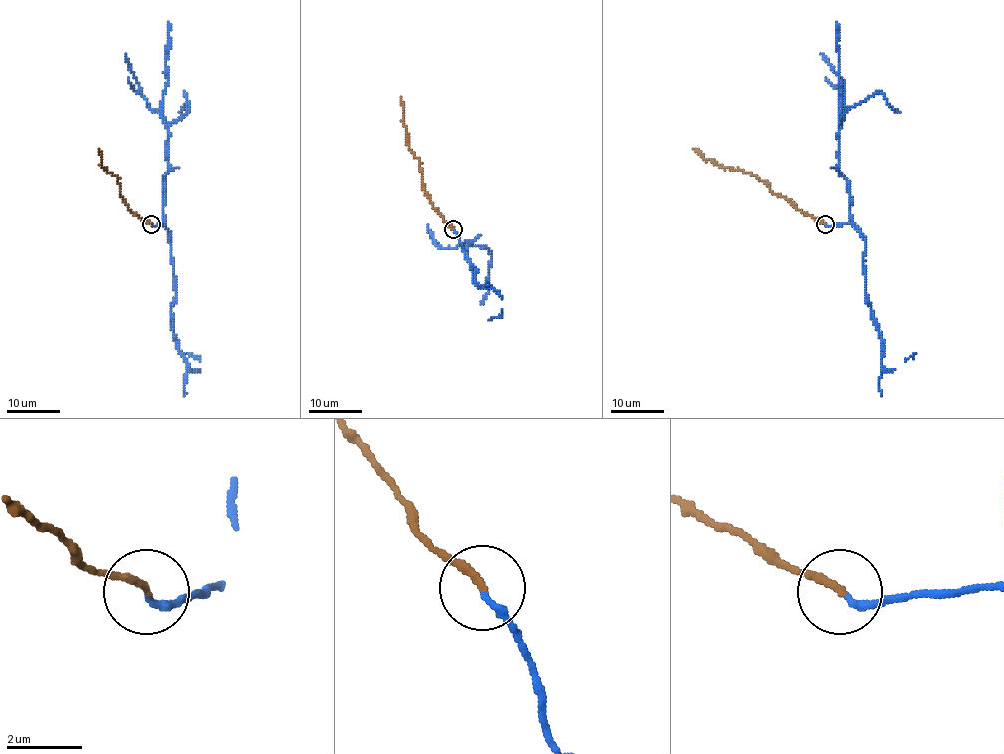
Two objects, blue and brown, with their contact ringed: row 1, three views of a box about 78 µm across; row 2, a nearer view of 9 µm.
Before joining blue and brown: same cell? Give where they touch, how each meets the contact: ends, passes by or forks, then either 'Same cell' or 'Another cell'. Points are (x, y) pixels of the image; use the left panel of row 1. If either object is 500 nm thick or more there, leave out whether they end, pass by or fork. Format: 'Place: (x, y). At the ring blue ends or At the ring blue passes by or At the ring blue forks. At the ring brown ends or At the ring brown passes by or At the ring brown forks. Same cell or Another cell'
Place: (151, 224). At the ring blue ends. At the ring brown ends. Same cell

